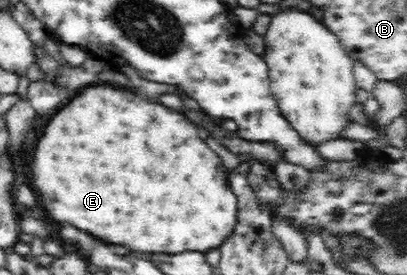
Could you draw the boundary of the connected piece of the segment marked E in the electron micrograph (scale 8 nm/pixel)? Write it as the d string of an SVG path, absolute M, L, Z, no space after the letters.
M87 87L83 89L65 109L61 109L49 125L45 127L43 137L39 139L33 155L33 187L39 195L43 195L43 205L49 215L71 227L87 231L107 243L125 245L131 251L145 251L145 253L183 253L183 251L209 251L219 247L223 241L233 235L239 223L238 199L233 193L232 184L229 185L229 173L225 171L223 161L219 155L197 135L197 129L185 119L185 115L175 113L159 103L149 103L135 93L113 89L113 87Z

